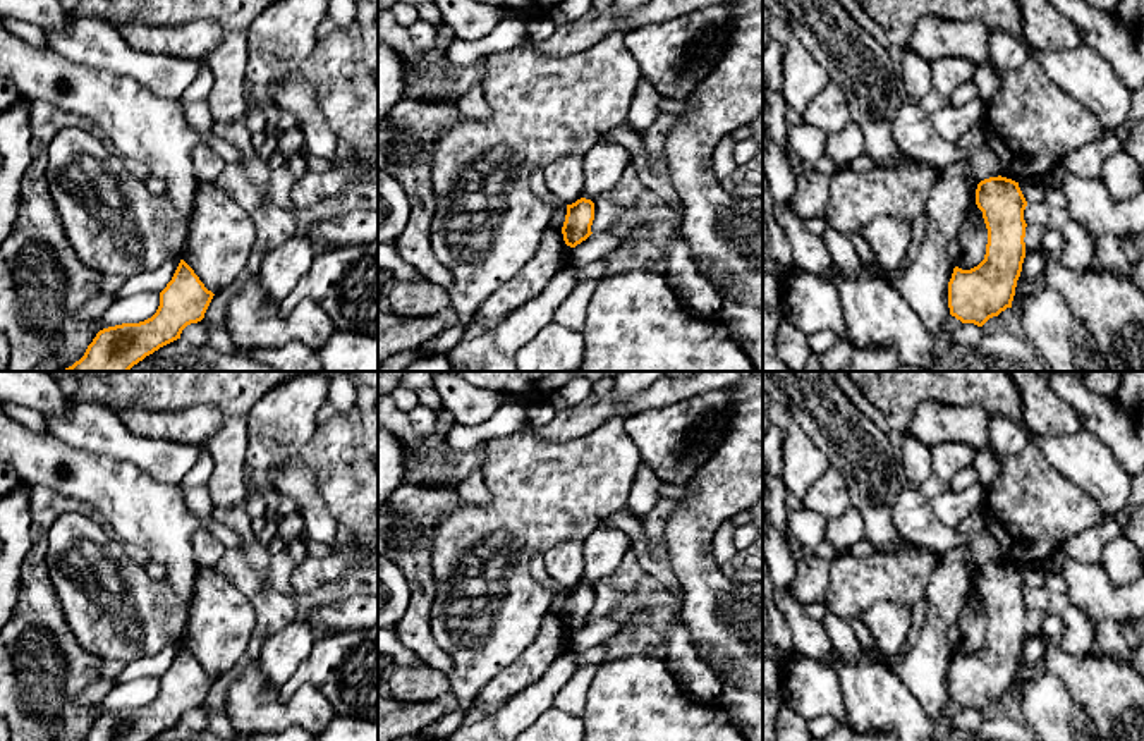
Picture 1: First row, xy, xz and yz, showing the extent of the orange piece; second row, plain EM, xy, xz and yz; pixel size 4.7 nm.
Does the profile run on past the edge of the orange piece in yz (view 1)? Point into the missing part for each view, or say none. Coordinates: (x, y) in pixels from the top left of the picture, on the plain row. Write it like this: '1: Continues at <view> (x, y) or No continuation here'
1: No continuation here

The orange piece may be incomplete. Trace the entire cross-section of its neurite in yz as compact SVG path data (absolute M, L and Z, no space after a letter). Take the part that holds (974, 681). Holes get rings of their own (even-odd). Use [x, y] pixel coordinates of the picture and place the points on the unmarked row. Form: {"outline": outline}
{"outline": "M998 560L977 569L976 590L988 614L986 640L971 655L953 653L948 693L962 708L983 712L989 703L1012 693L1025 643L1027 586L1019 567Z"}

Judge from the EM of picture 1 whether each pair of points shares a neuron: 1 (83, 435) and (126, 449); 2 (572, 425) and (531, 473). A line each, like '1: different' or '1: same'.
1: same
2: different

